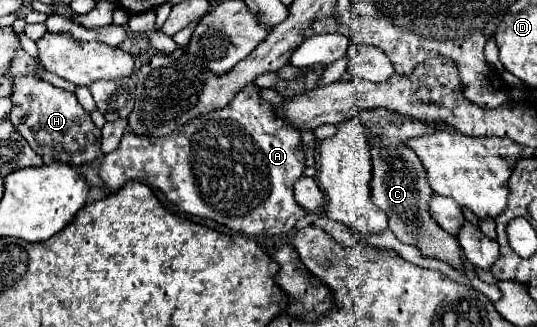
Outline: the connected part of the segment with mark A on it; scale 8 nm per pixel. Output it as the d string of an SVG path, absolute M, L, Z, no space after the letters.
M248 84L234 96L234 100L226 108L204 114L170 136L142 138L124 134L120 146L114 152L104 154L98 176L108 190L118 190L128 180L144 182L164 192L166 198L186 214L216 220L248 236L284 234L308 214L302 206L296 204L292 194L292 184L304 174L306 164L300 132L274 118L270 106L270 102L258 96L258 88L254 84Z

